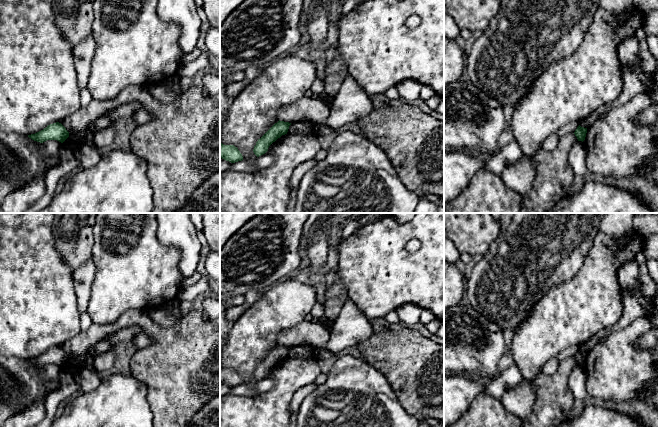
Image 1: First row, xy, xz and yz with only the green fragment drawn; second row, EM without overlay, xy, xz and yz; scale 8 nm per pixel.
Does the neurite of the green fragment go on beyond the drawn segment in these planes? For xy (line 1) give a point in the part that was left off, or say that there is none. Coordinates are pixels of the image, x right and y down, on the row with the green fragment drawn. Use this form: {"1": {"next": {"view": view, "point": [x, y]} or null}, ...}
{"1": {"next": null}}

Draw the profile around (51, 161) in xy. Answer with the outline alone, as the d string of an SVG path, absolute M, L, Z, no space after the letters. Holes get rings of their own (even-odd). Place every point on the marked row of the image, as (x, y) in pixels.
M40 143L40 148L41 148L41 150L42 150L42 152L43 152L43 154L44 154L45 158L46 158L46 162L47 162L47 164L48 164L48 169L56 166L56 165L59 163L59 154L58 154L57 156L50 157L50 156L47 154L45 148L42 146L41 143Z

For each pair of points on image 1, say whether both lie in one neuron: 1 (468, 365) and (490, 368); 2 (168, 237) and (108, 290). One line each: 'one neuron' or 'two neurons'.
1: one neuron
2: two neurons

